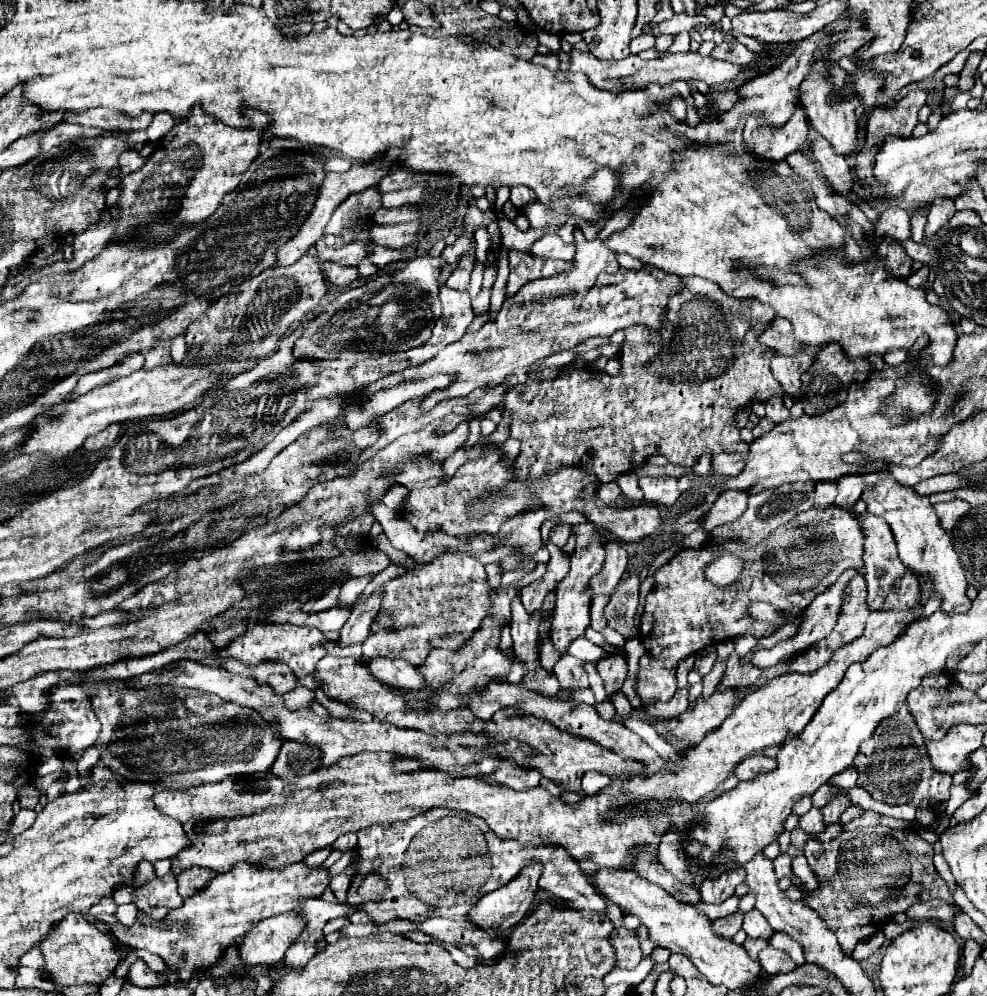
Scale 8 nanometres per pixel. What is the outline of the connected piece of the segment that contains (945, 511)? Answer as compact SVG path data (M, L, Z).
M955 498L953 502L935 504L935 510L937 510L939 518L941 518L941 526L943 526L945 530L951 530L951 528L959 522L959 518L961 518L967 510L971 510L971 506L969 506L965 500Z

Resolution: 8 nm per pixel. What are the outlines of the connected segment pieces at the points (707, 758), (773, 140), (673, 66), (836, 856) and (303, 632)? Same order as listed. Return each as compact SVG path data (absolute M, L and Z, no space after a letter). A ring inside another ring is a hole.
M889 610L887 614L883 614L883 612L871 612L869 614L869 618L867 618L867 624L865 624L865 630L863 630L863 634L859 636L859 638L855 638L851 644L847 644L847 646L841 646L835 654L833 654L833 658L827 662L827 666L821 666L821 668L817 668L815 672L809 672L809 674L799 674L799 672L787 672L787 674L783 674L783 676L777 676L777 678L773 678L771 682L767 682L765 686L761 686L761 688L757 688L757 690L753 690L751 694L747 694L745 696L745 700L739 704L739 708L735 708L735 712L727 718L727 722L723 722L723 726L719 728L719 730L713 730L699 746L695 746L695 750L687 750L687 754L683 754L683 766L681 768L677 768L675 772L661 772L661 774L655 774L655 776L649 776L649 778L639 778L639 776L633 776L633 778L629 778L627 782L621 782L619 778L615 778L613 780L613 786L609 788L609 790L603 790L601 794L597 794L597 796L591 796L591 798L583 798L581 802L575 802L575 804L565 804L561 798L549 798L549 802L545 804L545 790L542 788L533 788L533 790L523 790L523 792L517 792L517 790L513 790L513 788L507 788L507 786L503 786L503 784L489 784L489 782L483 782L483 780L471 780L471 778L455 778L455 780L447 780L445 776L439 776L437 772L420 772L423 771L423 769L419 769L419 772L417 774L408 773L411 774L411 776L405 776L405 780L401 782L393 782L393 778L391 776L395 777L398 775L406 775L406 771L399 771L396 768L394 768L391 764L388 764L385 766L385 770L383 772L379 772L379 780L381 780L381 788L377 788L377 778L375 778L375 770L371 768L371 766L367 766L365 770L361 770L361 768L355 768L355 766L341 766L339 768L339 774L343 776L345 772L347 772L347 776L343 776L343 784L337 784L337 770L333 768L333 766L329 766L329 768L319 768L319 770L315 770L315 772L311 772L311 774L297 774L295 778L277 778L277 776L273 776L271 772L267 772L265 776L261 776L261 774L257 774L257 776L247 776L247 778L243 778L240 776L236 776L238 774L227 774L227 776L223 776L221 780L219 781L219 784L211 784L211 786L197 786L197 788L189 788L189 790L183 790L183 792L175 792L175 790L163 790L163 792L157 792L155 796L153 796L153 804L165 814L165 816L169 816L169 818L175 818L175 820L179 820L181 822L181 826L183 826L183 830L185 830L185 834L187 834L187 838L191 840L191 844L189 846L185 846L175 858L173 858L173 874L175 876L179 876L183 870L187 870L187 868L193 868L193 866L199 866L199 868L207 868L207 870L213 870L213 872L223 872L223 870L227 870L227 868L231 868L231 864L235 864L235 862L247 862L247 864L253 864L253 866L259 866L259 868L283 868L283 866L287 866L287 864L293 864L293 862L301 862L305 856L309 856L311 852L315 852L315 848L329 848L341 834L349 834L349 832L359 832L359 830L363 830L363 828L369 828L371 824L387 824L387 822L395 822L395 820L409 820L409 818L413 818L413 816L419 816L419 814L423 814L423 812L427 812L429 808L453 808L453 810L465 810L465 812L469 812L469 814L473 814L473 816L477 816L477 818L483 818L485 822L487 822L487 826L499 836L499 838L515 838L517 842L539 842L539 840L543 840L543 838L551 838L551 842L557 842L559 846L563 846L565 850L567 850L567 854L569 856L573 856L575 860L591 860L591 862L595 862L595 864L599 864L599 866L603 866L603 868L613 868L613 862L621 862L621 858L623 858L623 854L627 854L627 850L631 848L631 846L636 846L639 844L646 845L646 848L643 850L647 850L649 846L655 850L655 846L657 846L657 852L655 854L651 854L651 862L655 862L655 864L659 864L656 861L657 855L658 855L658 846L661 841L662 835L667 831L667 828L673 824L671 822L671 818L669 818L669 814L667 814L667 800L673 800L673 802L689 802L689 804L695 804L695 802L699 802L699 800L703 800L709 792L713 792L715 788L719 788L729 776L731 776L731 772L735 770L735 766L739 764L739 762L743 762L745 758L749 758L751 754L755 754L755 752L759 752L759 750L763 750L763 748L767 748L767 746L779 746L779 744L783 744L783 740L785 740L785 736L787 734L795 734L795 732L799 732L799 730L803 730L803 726L807 726L807 722L809 722L809 718L813 718L813 714L817 712L817 708L821 706L821 702L823 702L823 698L831 692L831 690L835 690L835 686L839 686L839 682L843 680L843 674L845 674L845 670L851 666L851 664L855 664L855 662L865 662L877 648L881 648L881 646L889 646L889 644L893 644L901 634L903 634L903 630L909 626L909 622L911 622L911 614L895 614L893 610ZM655 806L659 806L659 812L661 812L661 816L657 818L654 822L649 820L647 817L643 816L649 816L649 810L651 808L655 808Z
M797 108L783 128L759 128L755 118L747 118L743 130L743 148L751 156L755 156L755 160L779 162L785 160L787 154L803 150L809 142L807 134L809 126L803 108Z
M571 50L571 62L569 62L571 72L583 72L589 82L599 88L599 90L609 90L609 92L621 92L621 90L639 90L645 88L649 82L659 82L661 86L667 86L671 80L703 80L709 86L717 88L725 82L735 80L745 68L739 64L715 60L711 56L701 56L701 54L665 54L663 58L657 60L641 60L639 56L627 56L625 60L619 62L603 62L597 60L591 52L581 52L581 50Z
M861 828L861 830L857 830L855 834L853 832L843 832L843 834L839 834L835 840L831 840L831 842L817 842L817 840L807 840L805 842L805 856L807 856L807 862L809 862L809 866L811 866L811 870L815 872L815 876L817 876L817 880L819 880L819 888L815 890L815 892L809 892L807 894L807 898L805 898L805 902L827 922L827 926L829 926L829 930L831 932L835 932L835 936L837 936L837 940L839 940L839 946L841 946L841 950L845 952L845 956L851 956L851 952L855 950L855 946L857 946L857 942L863 942L863 940L867 940L867 938L871 938L879 928L883 928L885 924L883 922L887 922L893 914L899 914L899 912L905 912L911 904L915 904L915 902L921 902L921 900L931 900L931 898L941 898L941 900L947 900L947 902L953 902L953 896L951 896L951 892L949 892L949 888L947 888L947 884L945 884L945 880L935 872L935 868L931 866L931 858L933 858L933 846L929 844L929 842L925 842L919 834L915 834L915 832L909 832L909 830L901 830L901 828ZM855 868L869 868L869 874L871 874L871 868L873 868L873 872L879 872L879 878L875 876L873 880L869 878L869 880L865 880L863 882L863 904L859 904L859 902L855 902Z
M253 624L243 636L235 638L225 650L219 650L217 658L235 658L247 668L255 668L261 662L285 662L295 672L295 676L307 676L317 670L317 662L323 658L325 640L317 628L293 626L293 624Z

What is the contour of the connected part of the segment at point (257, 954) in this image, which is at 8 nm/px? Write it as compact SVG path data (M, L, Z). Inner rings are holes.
M287 912L271 916L243 938L239 952L247 966L273 966L277 964L287 948L295 944L299 934L305 930L307 920L299 912Z

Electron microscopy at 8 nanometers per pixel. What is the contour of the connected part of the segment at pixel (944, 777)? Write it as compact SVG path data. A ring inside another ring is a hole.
M901 706L891 718L885 718L875 728L871 740L863 742L853 768L859 772L857 786L865 788L875 800L887 804L919 804L919 802L947 802L953 778L939 770L933 770L929 754L925 750L925 738L919 732L913 714L907 706Z

